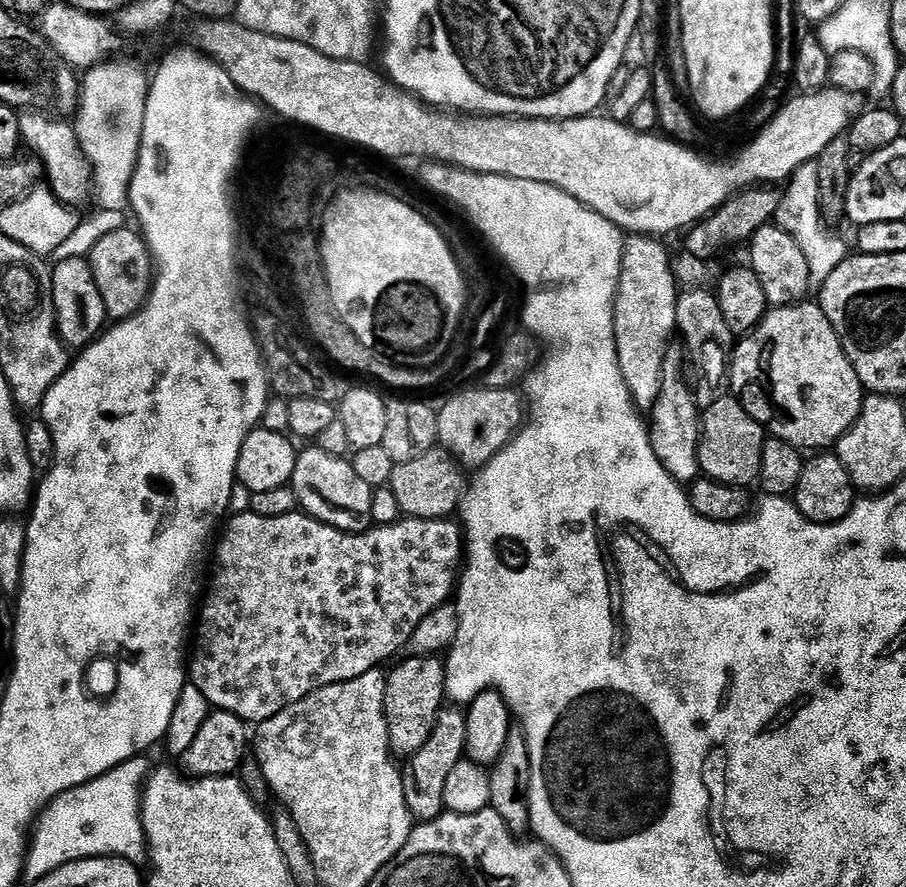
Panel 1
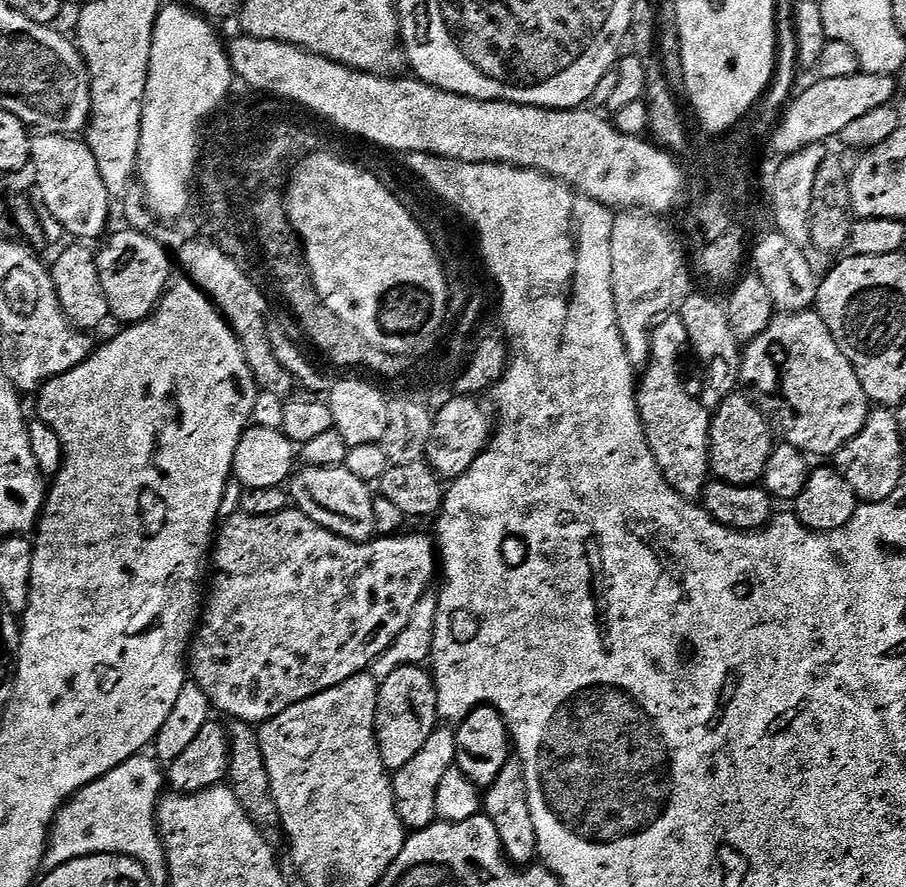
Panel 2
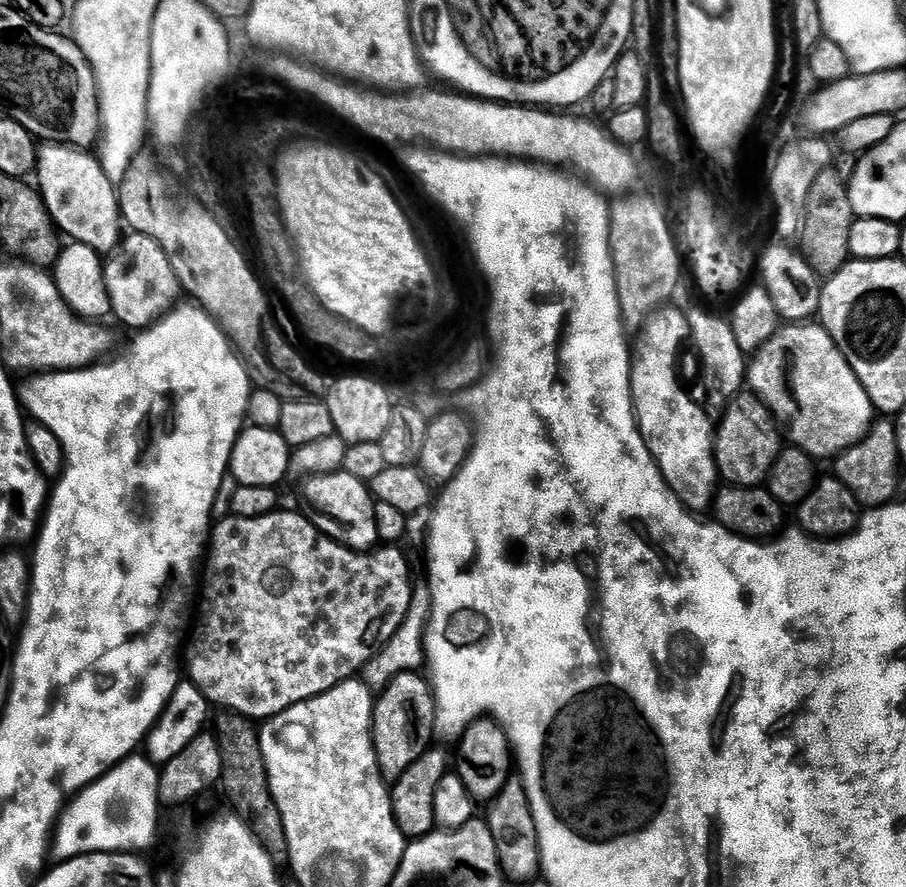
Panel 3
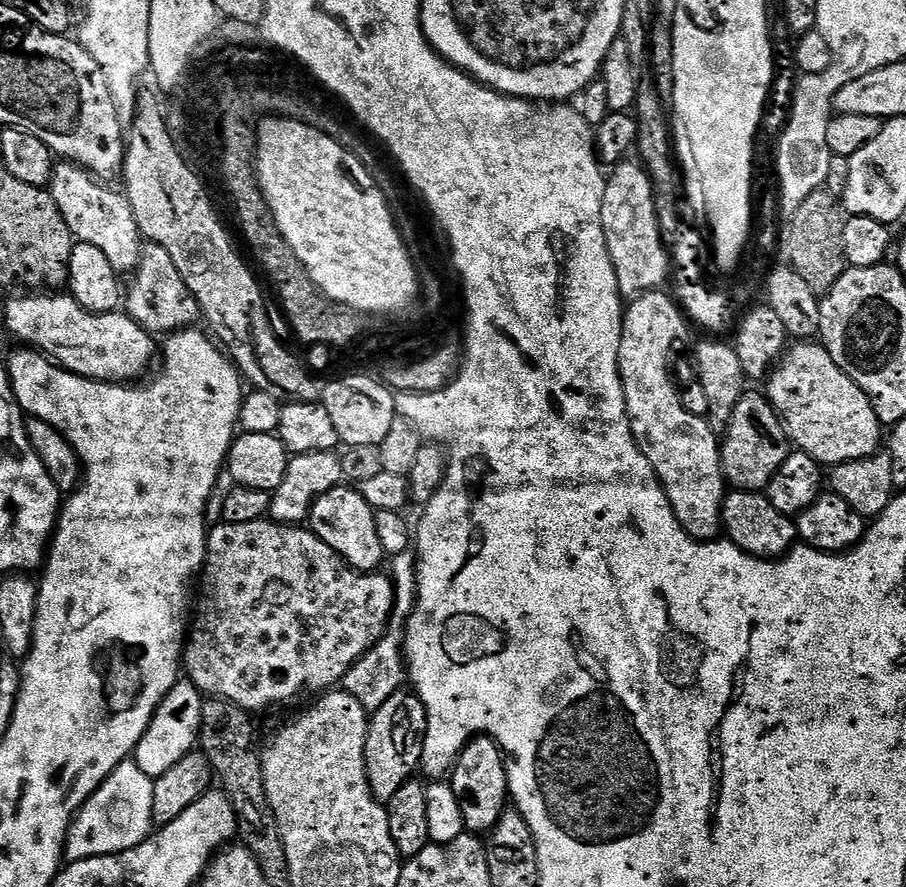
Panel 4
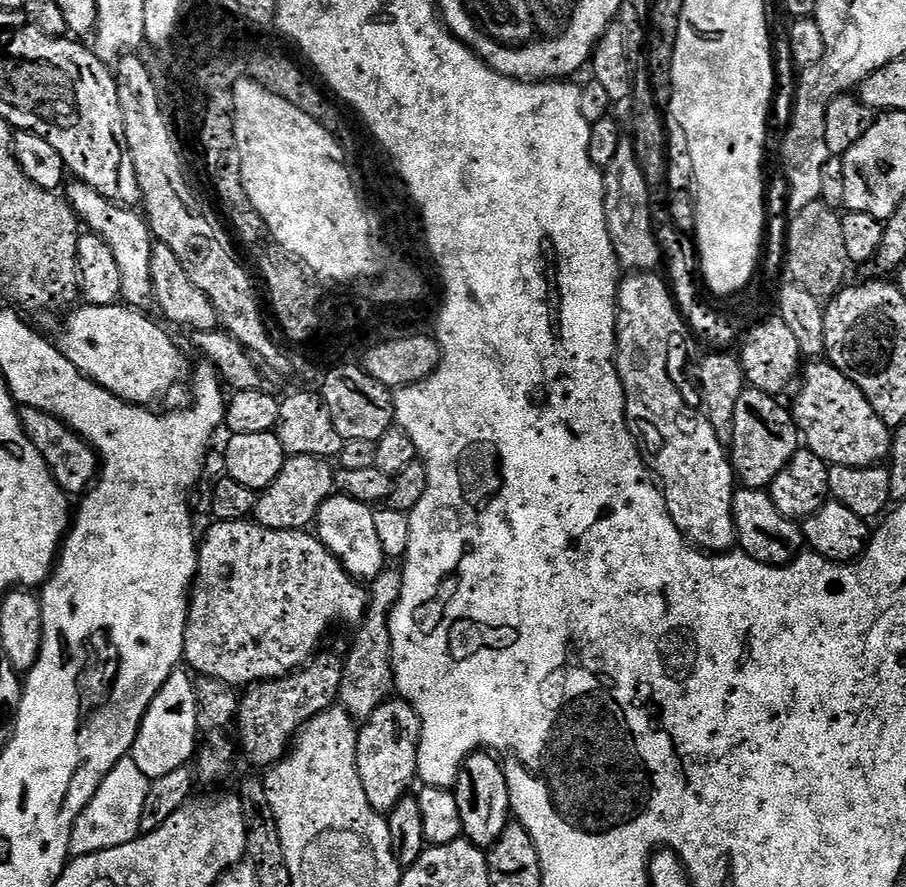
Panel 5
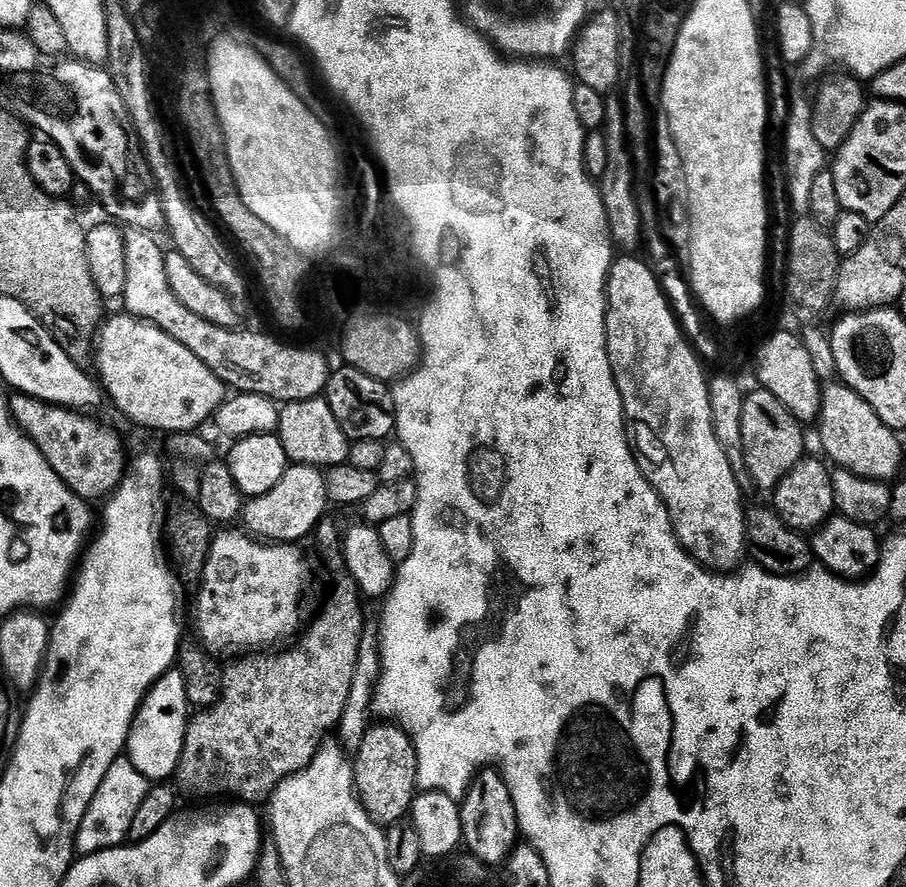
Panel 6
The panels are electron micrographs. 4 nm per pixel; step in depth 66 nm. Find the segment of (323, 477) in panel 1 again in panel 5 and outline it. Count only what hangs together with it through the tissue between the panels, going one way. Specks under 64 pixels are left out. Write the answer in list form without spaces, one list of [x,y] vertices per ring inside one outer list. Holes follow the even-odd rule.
[[[332,494],[324,501],[314,521],[315,531],[325,546],[340,560],[350,576],[361,582],[371,582],[386,569],[386,559],[374,527],[375,511],[369,505],[349,496]]]

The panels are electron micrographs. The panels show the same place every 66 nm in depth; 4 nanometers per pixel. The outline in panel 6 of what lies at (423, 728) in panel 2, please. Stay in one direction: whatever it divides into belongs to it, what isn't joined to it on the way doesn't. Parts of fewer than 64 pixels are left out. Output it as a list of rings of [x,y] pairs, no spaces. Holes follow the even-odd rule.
[[[392,722],[376,723],[369,727],[362,746],[354,753],[356,795],[375,824],[391,826],[401,823],[412,811],[412,802],[418,795],[418,758],[412,737],[403,728]]]

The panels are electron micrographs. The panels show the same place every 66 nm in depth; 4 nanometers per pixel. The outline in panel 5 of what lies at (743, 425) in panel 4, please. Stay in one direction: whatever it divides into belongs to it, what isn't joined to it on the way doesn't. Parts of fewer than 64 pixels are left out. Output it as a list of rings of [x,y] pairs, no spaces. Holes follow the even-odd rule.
[[[745,387],[741,397],[738,398],[738,404],[734,409],[734,432],[730,441],[730,459],[732,462],[732,471],[736,474],[736,479],[743,487],[767,489],[778,478],[778,474],[794,458],[794,454],[801,451],[802,437],[796,422],[792,418],[791,411],[787,407],[783,408],[779,404],[777,397],[764,393],[754,387]]]

